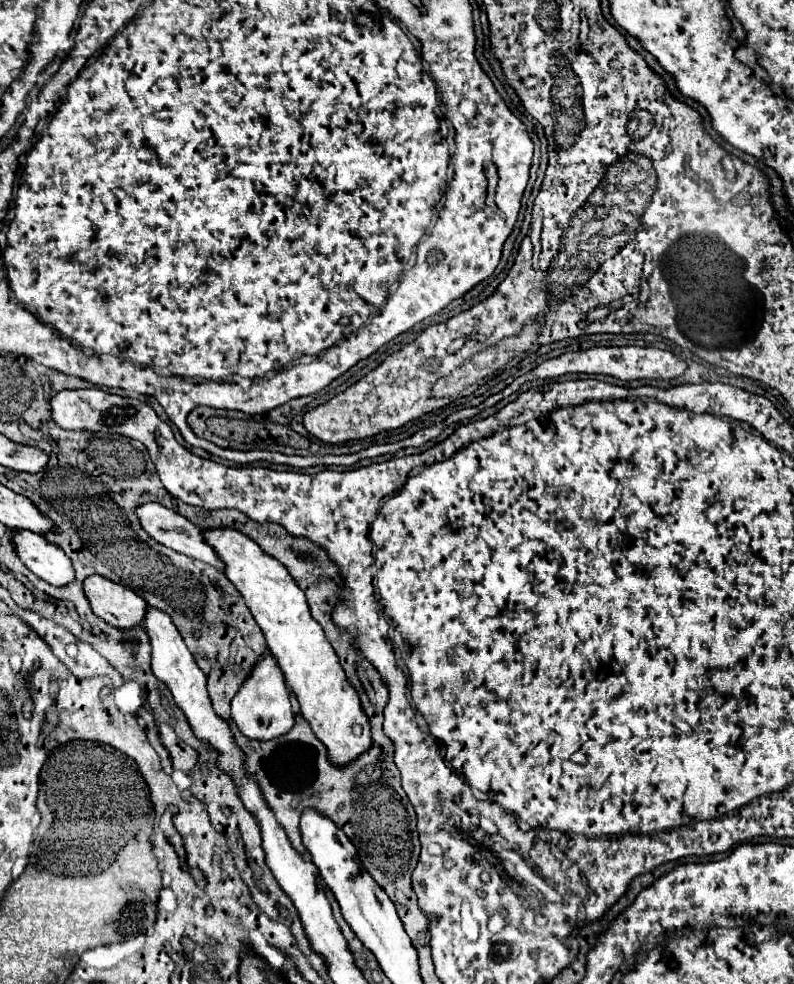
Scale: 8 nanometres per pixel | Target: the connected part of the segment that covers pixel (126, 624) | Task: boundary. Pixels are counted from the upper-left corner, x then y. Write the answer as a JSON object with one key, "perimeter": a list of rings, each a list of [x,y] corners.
{"perimeter":[[[93,574],[85,578],[83,590],[93,614],[103,618],[107,624],[113,624],[117,628],[131,628],[135,624],[141,624],[147,602],[131,588]]]}

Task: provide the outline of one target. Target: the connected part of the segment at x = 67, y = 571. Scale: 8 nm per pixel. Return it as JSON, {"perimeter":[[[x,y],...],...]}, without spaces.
{"perimeter":[[[13,530],[11,542],[19,560],[41,580],[53,586],[65,586],[73,582],[73,566],[65,552],[47,542],[43,534],[27,532],[27,530]]]}

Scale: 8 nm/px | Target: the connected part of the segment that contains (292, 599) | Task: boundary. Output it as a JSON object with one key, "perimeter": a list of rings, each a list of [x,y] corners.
{"perimeter":[[[207,528],[201,532],[225,564],[225,576],[241,592],[247,608],[267,638],[267,646],[277,660],[287,686],[295,692],[303,718],[311,724],[315,736],[325,744],[329,762],[337,768],[357,760],[373,746],[371,724],[361,708],[357,690],[349,684],[339,658],[313,620],[305,592],[295,584],[287,568],[265,554],[249,536],[235,528]]]}

